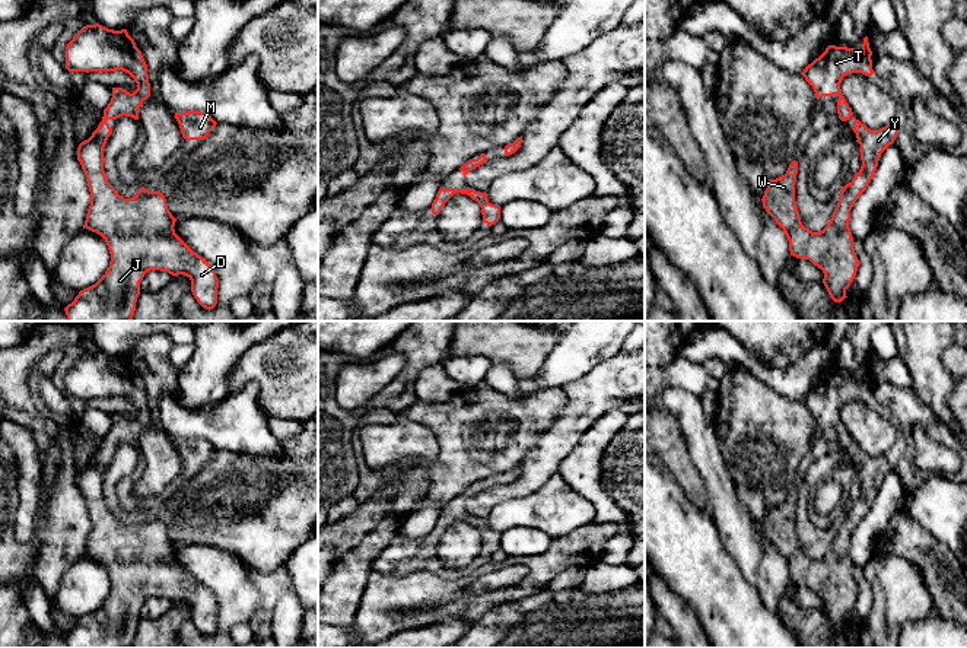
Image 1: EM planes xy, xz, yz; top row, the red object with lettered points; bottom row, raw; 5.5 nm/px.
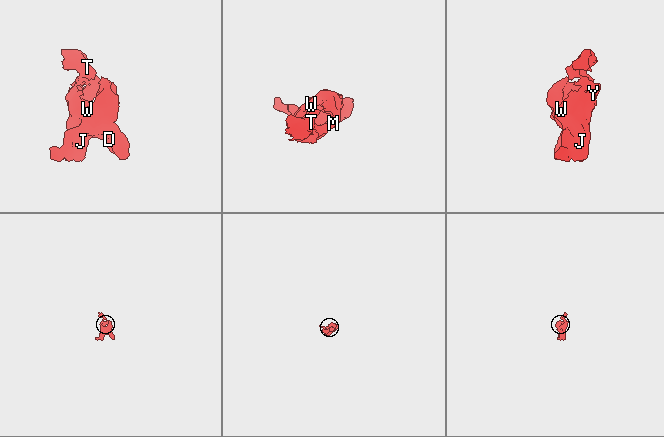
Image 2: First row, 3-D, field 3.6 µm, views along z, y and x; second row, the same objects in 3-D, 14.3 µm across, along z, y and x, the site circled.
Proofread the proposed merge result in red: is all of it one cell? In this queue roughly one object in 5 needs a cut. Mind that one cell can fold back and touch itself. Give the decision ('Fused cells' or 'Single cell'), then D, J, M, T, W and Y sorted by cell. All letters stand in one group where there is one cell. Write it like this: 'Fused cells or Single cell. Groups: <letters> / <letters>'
Single cell. Groups: D J M T W Y

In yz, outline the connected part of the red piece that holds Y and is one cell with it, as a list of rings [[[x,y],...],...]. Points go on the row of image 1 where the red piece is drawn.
[[[896,117],[879,130],[871,130],[855,120],[852,130],[861,144],[862,166],[840,191],[840,200],[823,231],[812,232],[801,222],[795,201],[796,161],[789,165],[785,175],[769,180],[761,198],[766,212],[783,229],[791,255],[809,260],[823,270],[823,283],[834,302],[847,298],[846,289],[853,282],[859,267],[849,228],[850,210],[871,182],[881,153],[894,143],[898,134]]]

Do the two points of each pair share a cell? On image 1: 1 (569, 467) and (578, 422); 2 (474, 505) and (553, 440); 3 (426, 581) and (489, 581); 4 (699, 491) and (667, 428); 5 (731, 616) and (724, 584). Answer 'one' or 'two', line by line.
1: two
2: one
3: two
4: one
5: one

